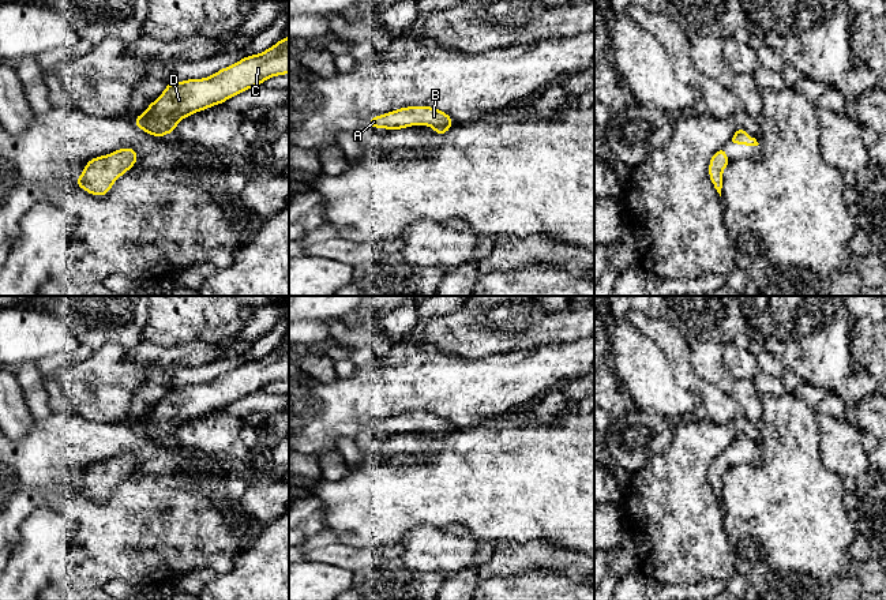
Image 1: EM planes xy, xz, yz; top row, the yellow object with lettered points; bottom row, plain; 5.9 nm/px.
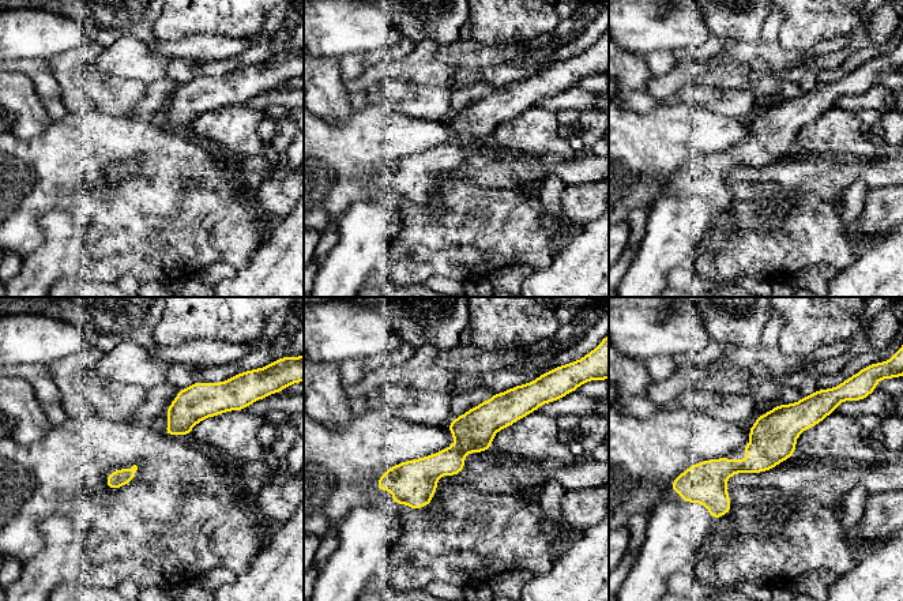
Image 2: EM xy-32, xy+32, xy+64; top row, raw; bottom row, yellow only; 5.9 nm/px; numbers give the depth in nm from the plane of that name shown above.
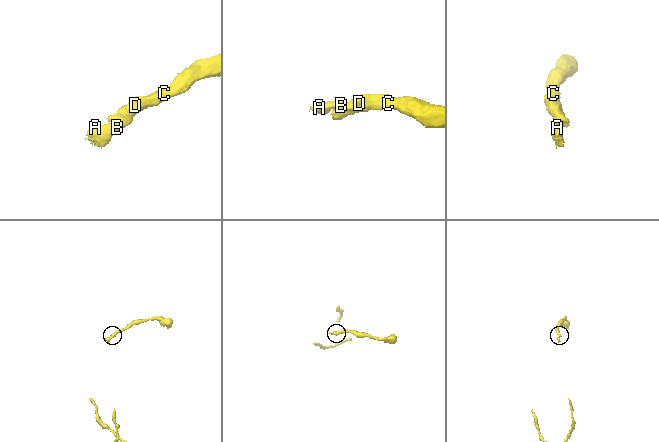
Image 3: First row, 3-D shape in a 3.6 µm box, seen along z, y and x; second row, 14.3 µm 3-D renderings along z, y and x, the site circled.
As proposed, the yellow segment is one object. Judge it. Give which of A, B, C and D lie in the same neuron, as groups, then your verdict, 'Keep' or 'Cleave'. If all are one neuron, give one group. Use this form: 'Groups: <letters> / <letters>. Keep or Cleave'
Groups: A B C D. Keep

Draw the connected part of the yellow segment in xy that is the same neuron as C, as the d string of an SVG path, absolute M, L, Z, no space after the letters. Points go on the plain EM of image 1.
M289 342L209 383L168 389L144 419L135 423L134 430L153 442L162 443L165 439L173 439L184 423L224 409L248 394L263 390L269 383L285 379L289 379Z

